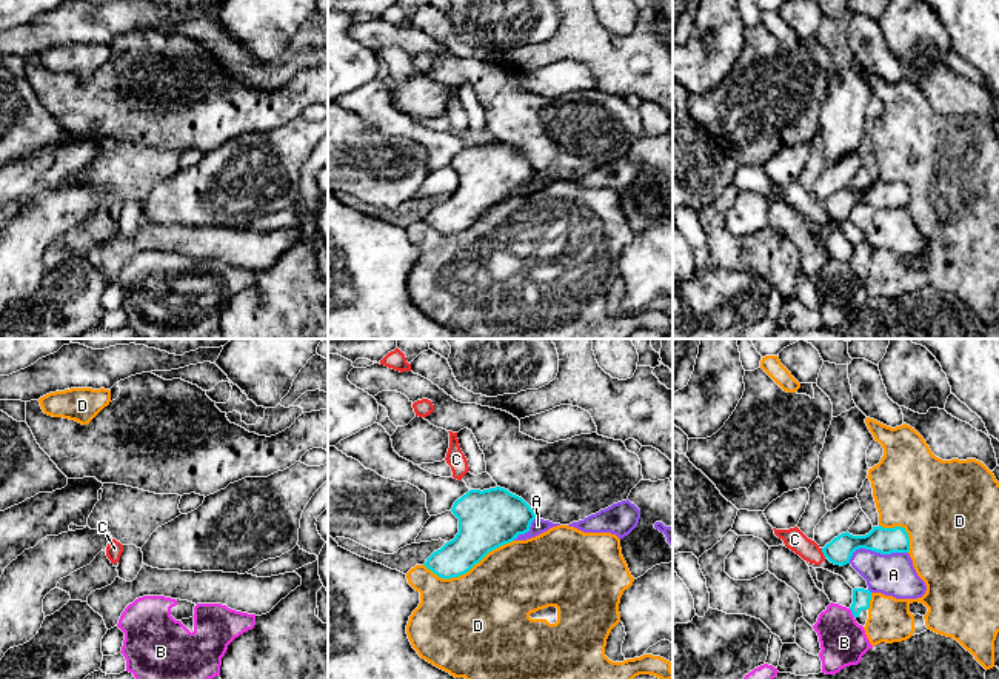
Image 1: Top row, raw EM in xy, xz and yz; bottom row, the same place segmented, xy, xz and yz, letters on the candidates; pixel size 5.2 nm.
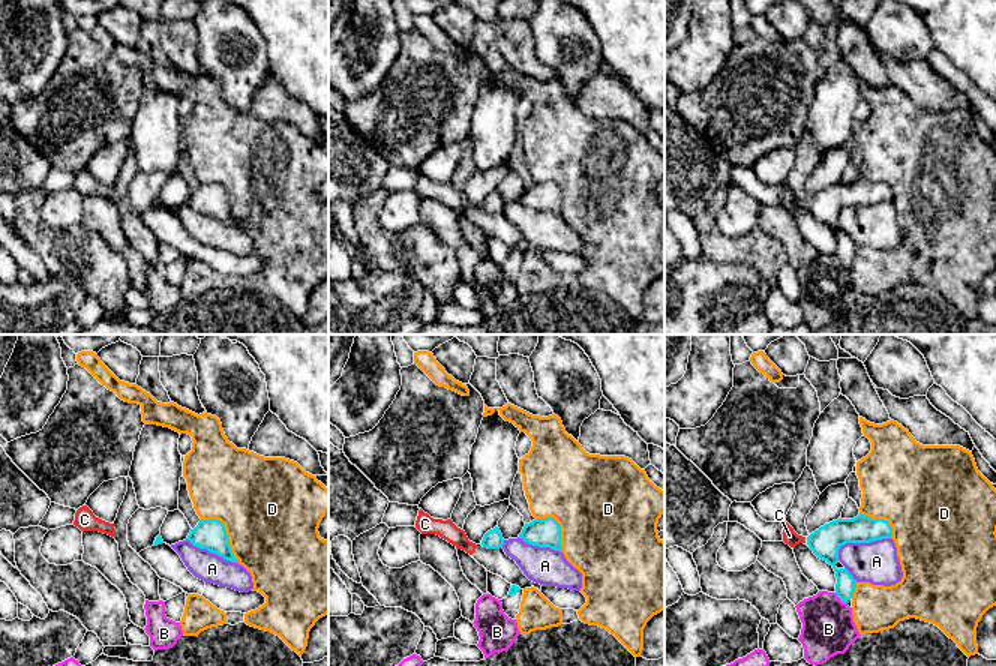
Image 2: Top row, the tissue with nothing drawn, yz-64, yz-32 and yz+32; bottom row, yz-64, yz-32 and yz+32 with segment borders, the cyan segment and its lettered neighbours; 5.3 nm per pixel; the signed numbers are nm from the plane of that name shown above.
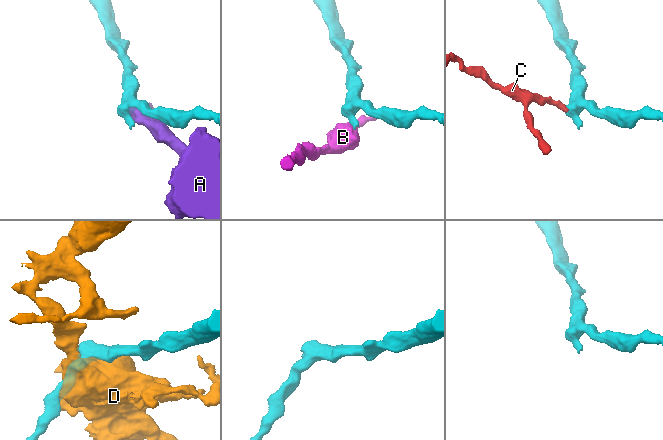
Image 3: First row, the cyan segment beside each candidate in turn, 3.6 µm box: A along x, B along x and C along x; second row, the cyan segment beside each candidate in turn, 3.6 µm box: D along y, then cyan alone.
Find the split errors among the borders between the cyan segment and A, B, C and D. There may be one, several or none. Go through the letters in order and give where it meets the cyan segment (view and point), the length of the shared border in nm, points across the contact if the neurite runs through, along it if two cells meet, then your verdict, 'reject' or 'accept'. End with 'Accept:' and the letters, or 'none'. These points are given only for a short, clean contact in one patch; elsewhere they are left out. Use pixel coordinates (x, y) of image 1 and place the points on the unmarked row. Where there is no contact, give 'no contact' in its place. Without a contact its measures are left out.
A: yz (875, 205) | 320 nm | reject
B: yz (851, 267) | 60 nm | along yz (848, 264), (855, 271) | reject
C: yz (822, 207) | 50 nm | along yz (821, 204), (825, 211) | reject
D: xz (468, 225) | 500 nm | reject
Accept: none

